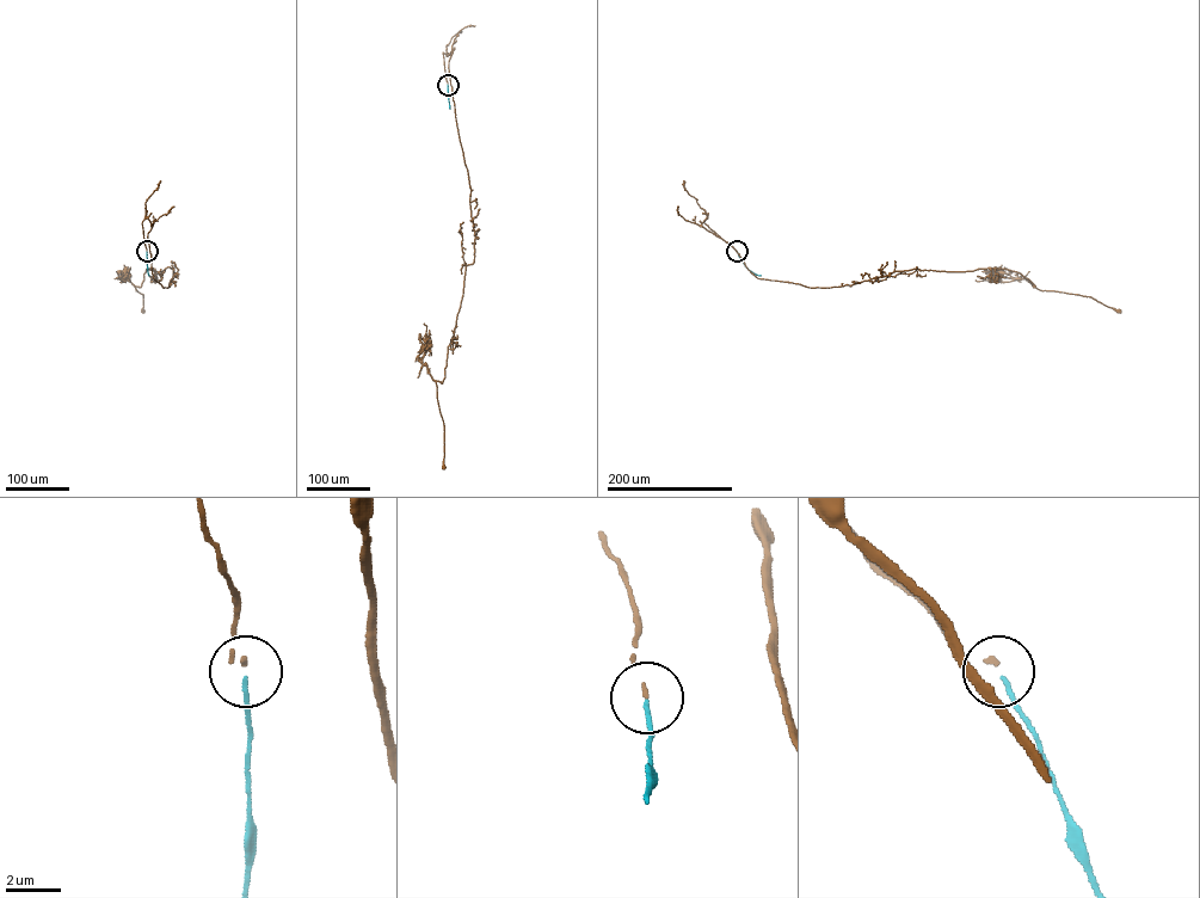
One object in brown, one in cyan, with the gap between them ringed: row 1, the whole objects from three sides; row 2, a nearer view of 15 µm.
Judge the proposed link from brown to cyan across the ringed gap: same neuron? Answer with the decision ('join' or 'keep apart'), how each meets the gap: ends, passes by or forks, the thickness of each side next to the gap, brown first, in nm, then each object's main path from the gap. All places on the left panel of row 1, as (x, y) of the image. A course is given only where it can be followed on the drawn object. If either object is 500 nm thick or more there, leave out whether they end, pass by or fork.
join; brown ends there; cyan ends there; 140 nm thick on the brown side, 140 nm on the other; brown runs (147, 251), (148, 217), (153, 278), (167, 288), (174, 275), (168, 266), (146, 269), (134, 285), (142, 312); cyan runs (147, 251), (149, 275)

